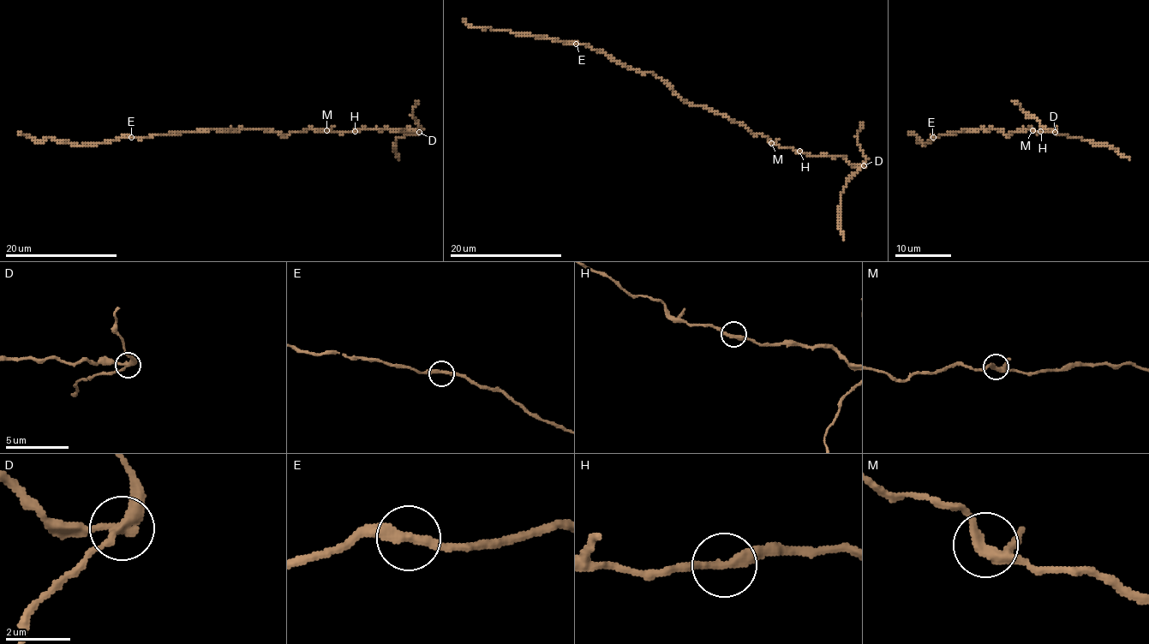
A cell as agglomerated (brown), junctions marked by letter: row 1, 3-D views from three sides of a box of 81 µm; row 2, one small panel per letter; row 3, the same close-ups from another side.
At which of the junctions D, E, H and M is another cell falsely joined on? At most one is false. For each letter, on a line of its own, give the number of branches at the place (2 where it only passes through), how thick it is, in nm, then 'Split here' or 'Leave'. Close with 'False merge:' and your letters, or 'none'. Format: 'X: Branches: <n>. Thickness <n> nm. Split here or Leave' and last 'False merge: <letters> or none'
D: Branches: 3. Thickness 300 nm. Split here
E: Branches: 2. Thickness 320 nm. Leave
H: Branches: 2. Thickness 280 nm. Leave
M: Branches: 3. Thickness 300 nm. Leave
False merge: D

